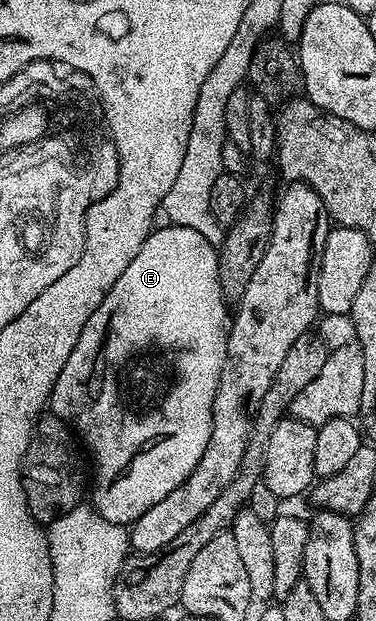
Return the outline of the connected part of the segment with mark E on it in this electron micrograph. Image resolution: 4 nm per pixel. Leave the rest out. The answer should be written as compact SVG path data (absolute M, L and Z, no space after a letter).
M172 226L170 228L156 228L152 231L147 241L141 246L141 250L137 250L137 258L133 258L133 262L129 262L129 266L125 266L125 274L121 274L121 278L117 278L117 282L113 282L109 294L105 294L101 306L97 306L97 310L93 310L93 314L89 314L89 322L85 322L85 330L81 330L81 338L77 338L77 346L73 346L73 354L69 354L69 362L65 362L61 375L58 376L57 382L53 386L49 401L49 412L50 415L65 421L78 433L81 440L81 435L83 435L84 442L91 447L91 456L95 459L95 489L92 492L90 489L89 496L90 499L91 496L95 499L93 507L95 511L101 514L101 518L124 526L134 524L137 518L141 518L141 514L145 514L145 510L149 510L149 506L157 506L157 502L161 502L161 498L165 498L165 494L173 494L173 490L177 490L177 486L181 486L181 482L185 482L185 478L189 478L189 474L193 474L197 462L201 462L201 454L205 454L205 446L209 446L209 430L213 418L213 398L217 394L217 382L221 378L221 370L225 366L225 358L227 357L227 334L229 331L229 308L227 312L227 307L229 307L229 304L223 295L219 281L219 254L216 245L205 242L205 238L201 238L201 234L197 234L197 230Z

